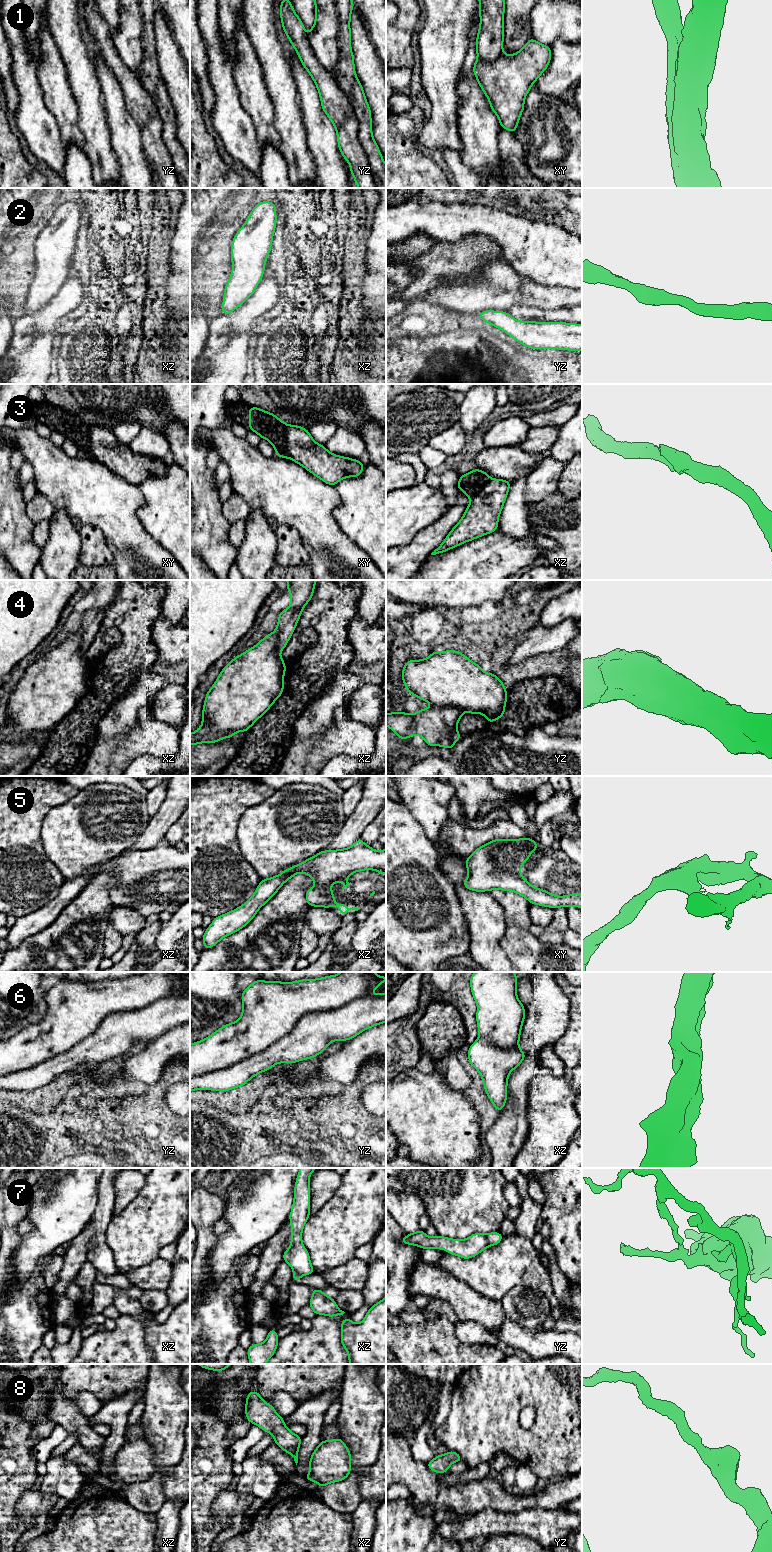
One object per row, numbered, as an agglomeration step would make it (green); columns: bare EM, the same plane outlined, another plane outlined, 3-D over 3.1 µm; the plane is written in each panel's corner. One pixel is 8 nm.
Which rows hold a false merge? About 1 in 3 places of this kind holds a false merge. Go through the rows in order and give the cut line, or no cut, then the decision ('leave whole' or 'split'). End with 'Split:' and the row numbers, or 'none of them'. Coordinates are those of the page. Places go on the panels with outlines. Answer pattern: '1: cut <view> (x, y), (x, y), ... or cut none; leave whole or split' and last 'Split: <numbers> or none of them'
1: cut none; leave whole
2: cut none; leave whole
3: cut xy (286, 425), (285, 453), (288, 457); split
4: cut none; leave whole
5: cut none; leave whole
6: cut yz (368, 994), (334, 1009), (308, 1012), (264, 1050), (190, 1077); split
7: cut yz (486, 1235), (486, 1238), (492, 1244); split
8: cut none; leave whole
Split: 3, 6, 7

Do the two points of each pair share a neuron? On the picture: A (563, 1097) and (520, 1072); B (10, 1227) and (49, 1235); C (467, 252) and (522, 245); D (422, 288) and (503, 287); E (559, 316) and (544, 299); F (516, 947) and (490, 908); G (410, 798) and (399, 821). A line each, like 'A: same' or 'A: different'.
A: different
B: different
C: different
D: different
E: different
F: different
G: different

